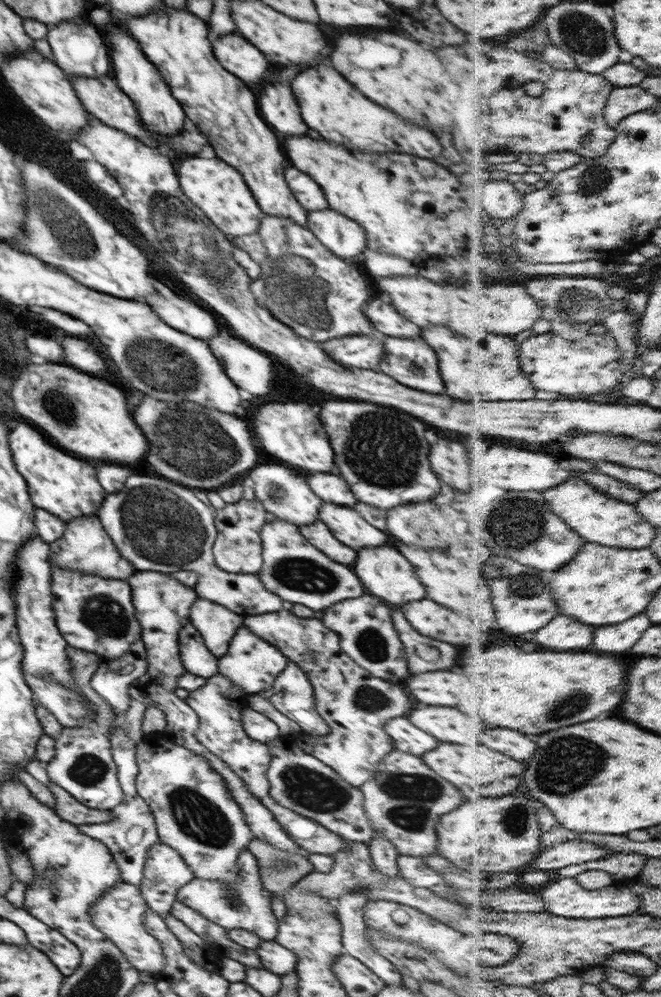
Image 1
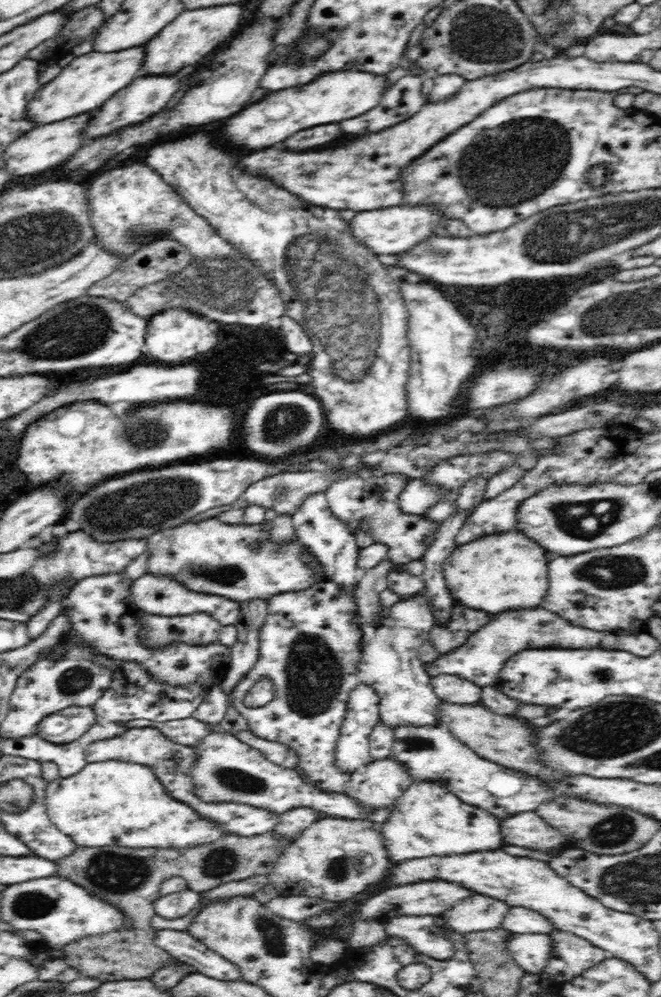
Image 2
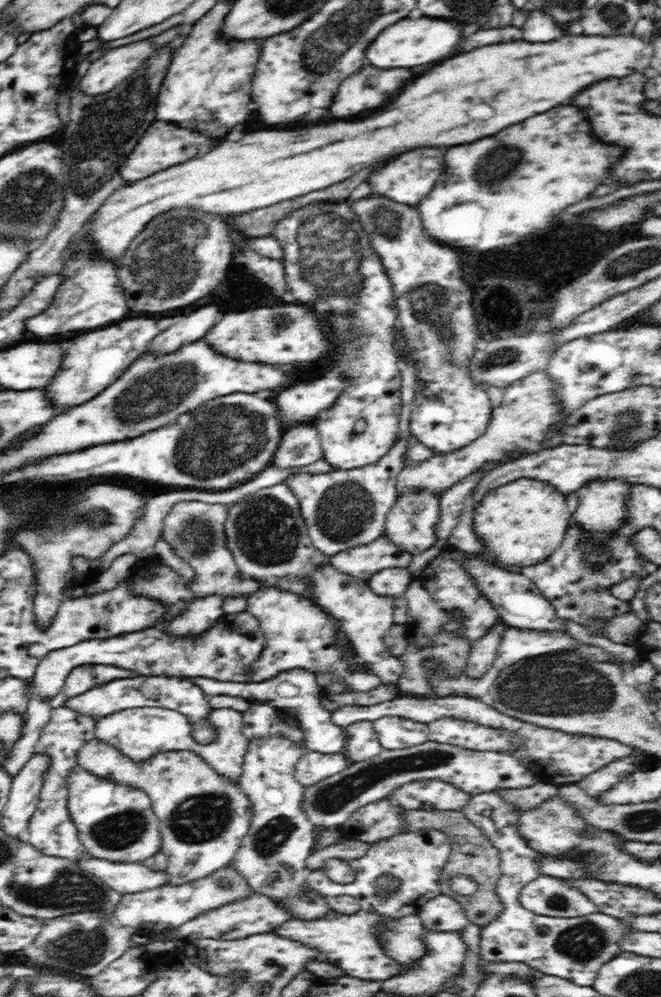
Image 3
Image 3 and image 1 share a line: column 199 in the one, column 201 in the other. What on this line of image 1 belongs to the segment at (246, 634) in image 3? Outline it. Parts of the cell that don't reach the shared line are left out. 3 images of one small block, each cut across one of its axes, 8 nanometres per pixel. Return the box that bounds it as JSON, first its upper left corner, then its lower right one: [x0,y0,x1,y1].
[179,622,218,679]

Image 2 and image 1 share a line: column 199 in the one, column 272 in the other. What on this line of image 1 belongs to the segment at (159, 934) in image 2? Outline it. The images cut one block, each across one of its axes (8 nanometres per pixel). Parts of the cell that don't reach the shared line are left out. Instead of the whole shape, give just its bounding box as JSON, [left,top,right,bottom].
[255,940,297,976]

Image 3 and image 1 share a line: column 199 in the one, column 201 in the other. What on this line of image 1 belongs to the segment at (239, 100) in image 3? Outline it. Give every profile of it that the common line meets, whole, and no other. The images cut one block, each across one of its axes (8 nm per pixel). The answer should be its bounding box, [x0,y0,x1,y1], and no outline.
[127,7,308,227]

